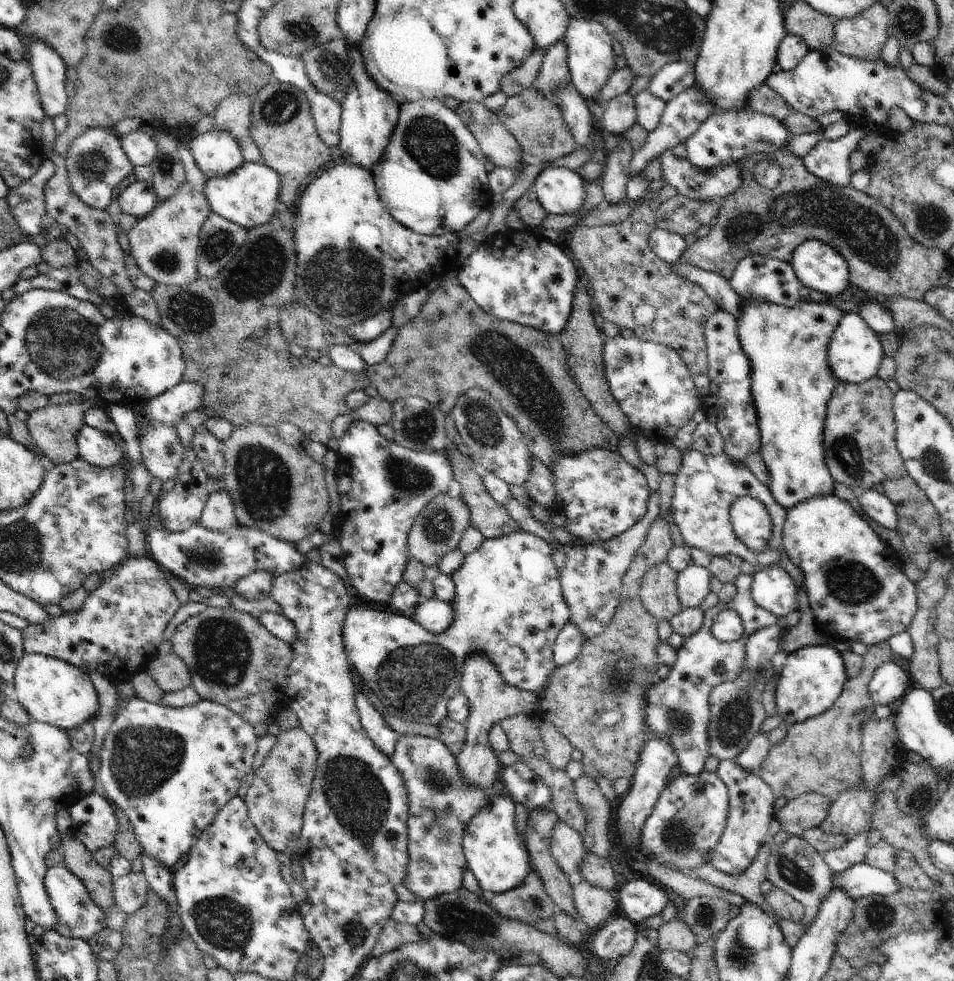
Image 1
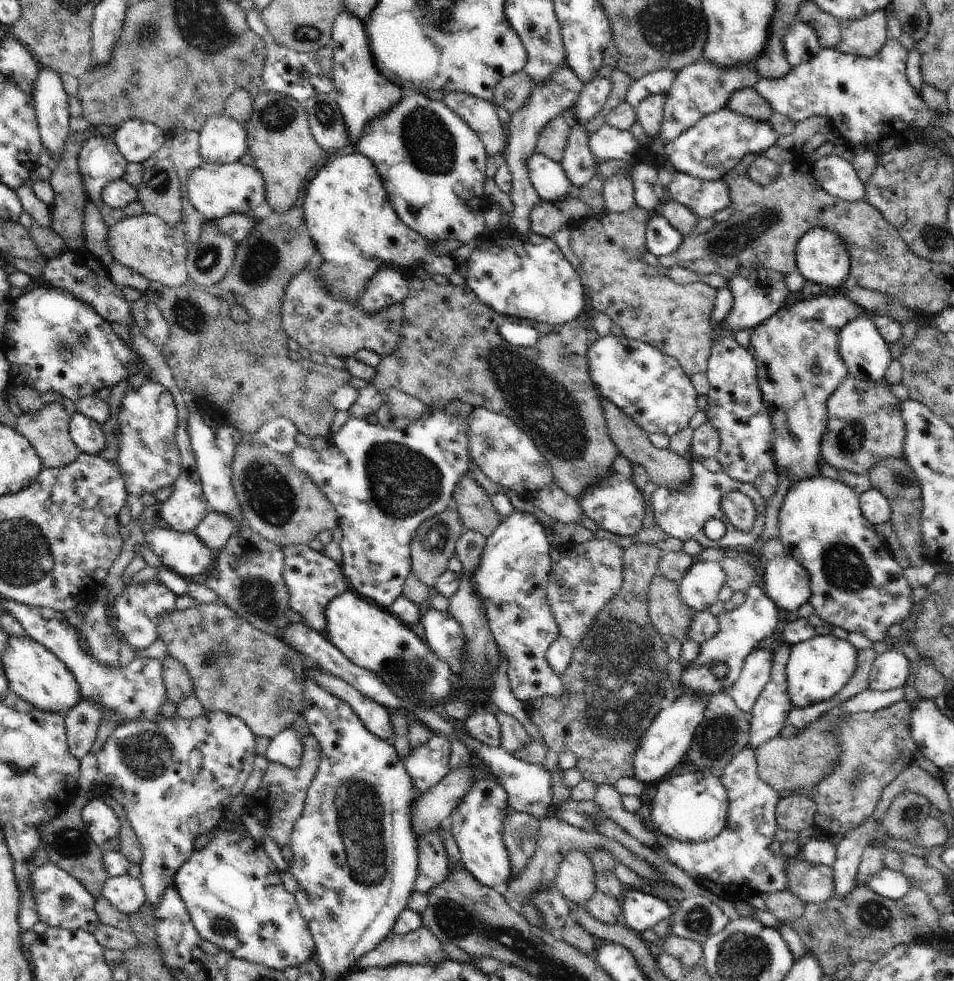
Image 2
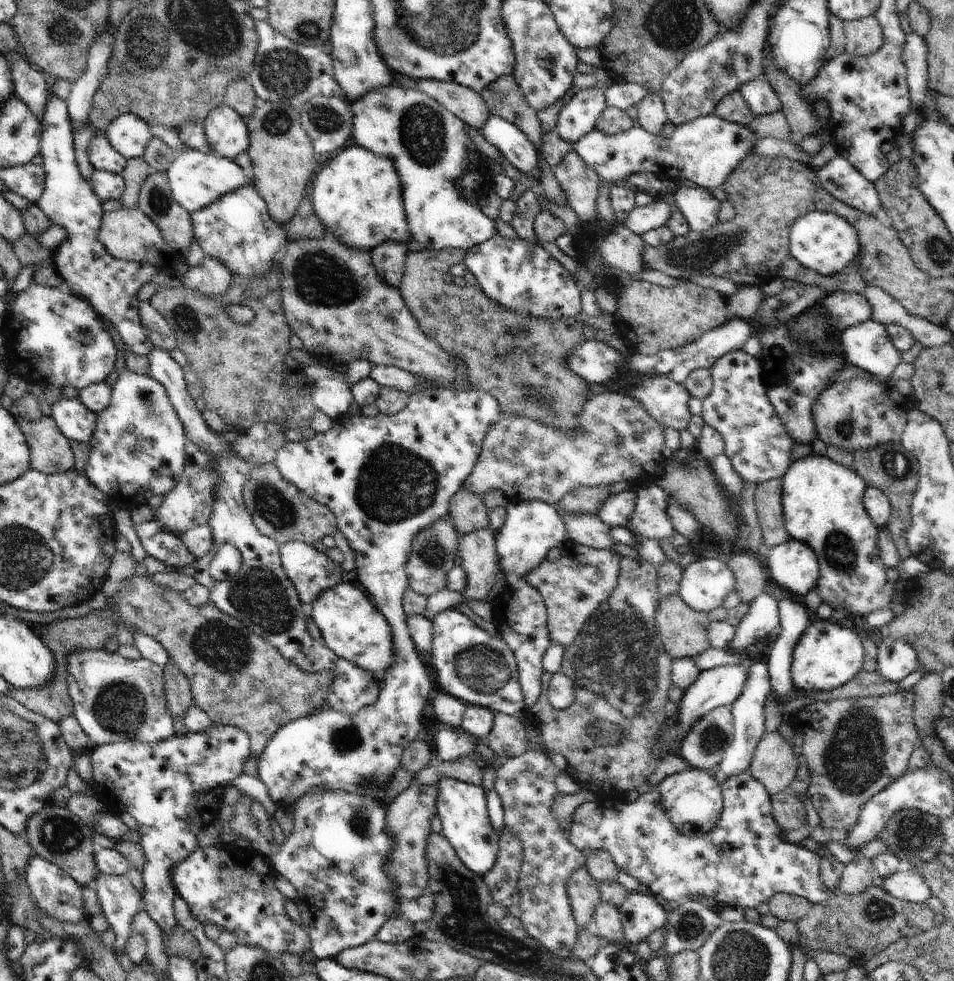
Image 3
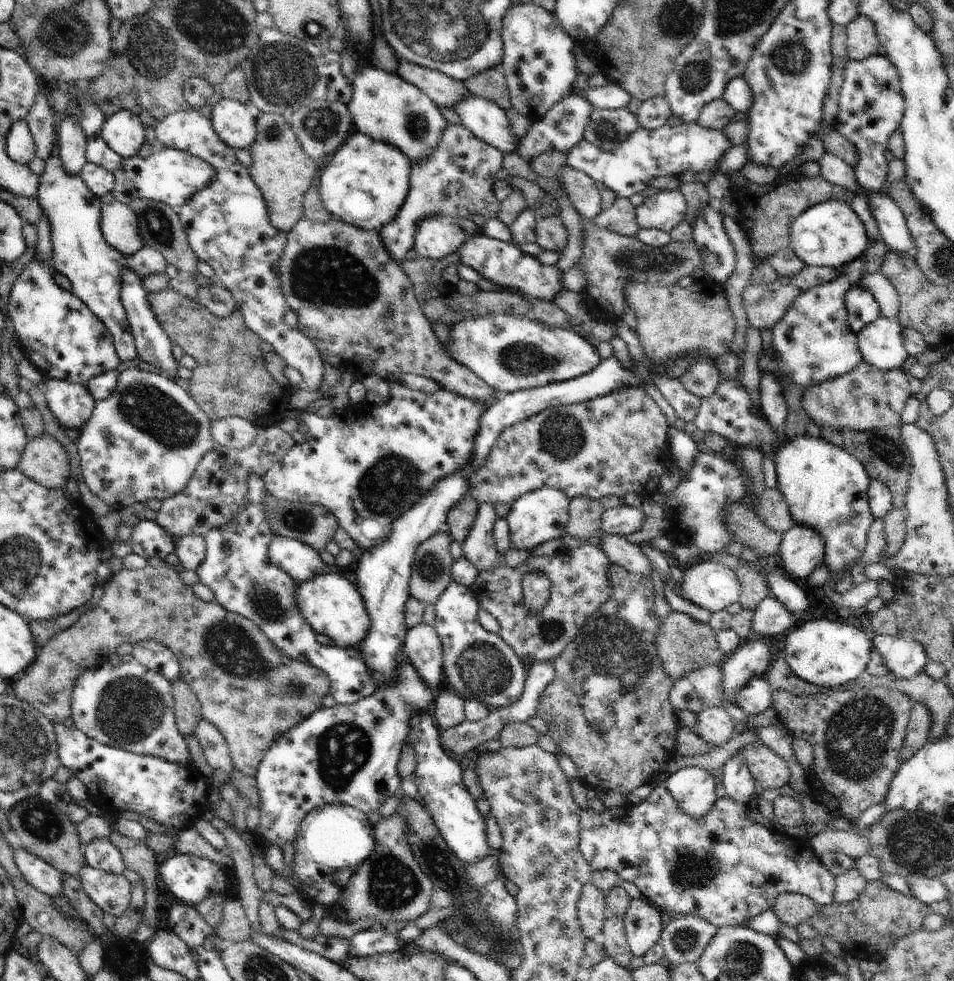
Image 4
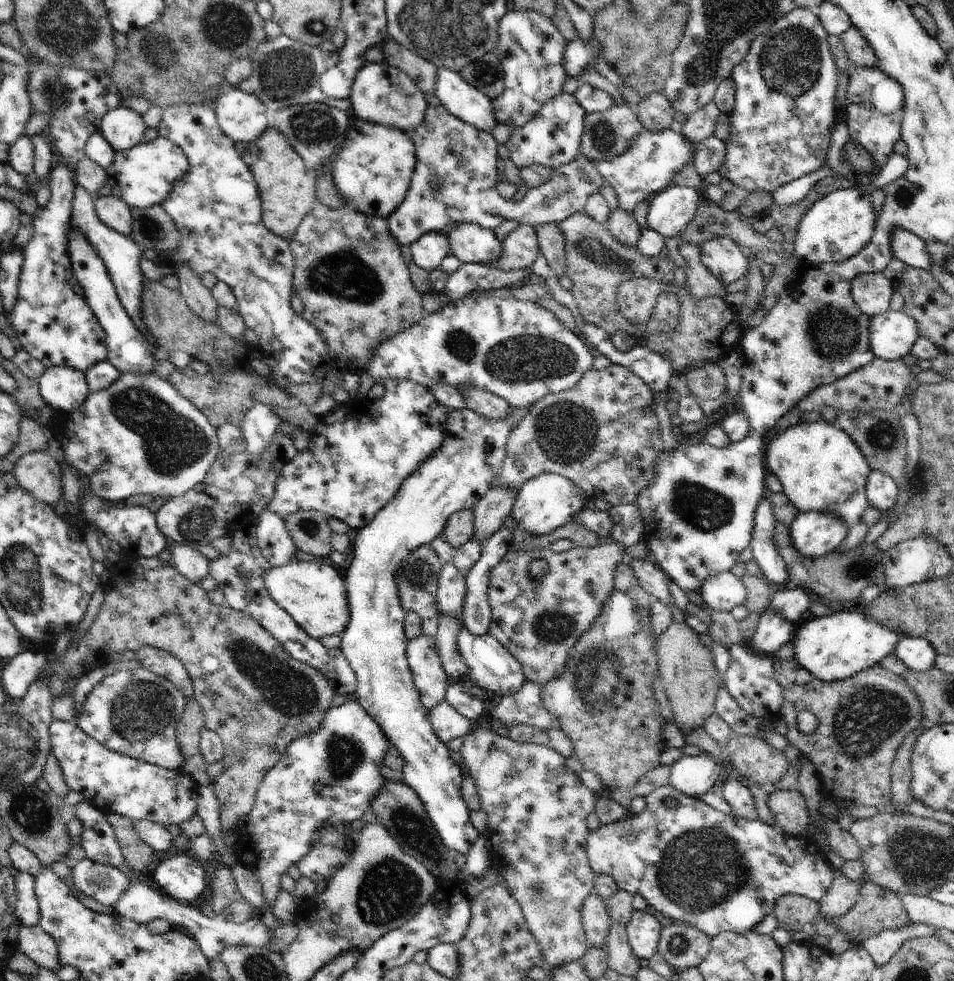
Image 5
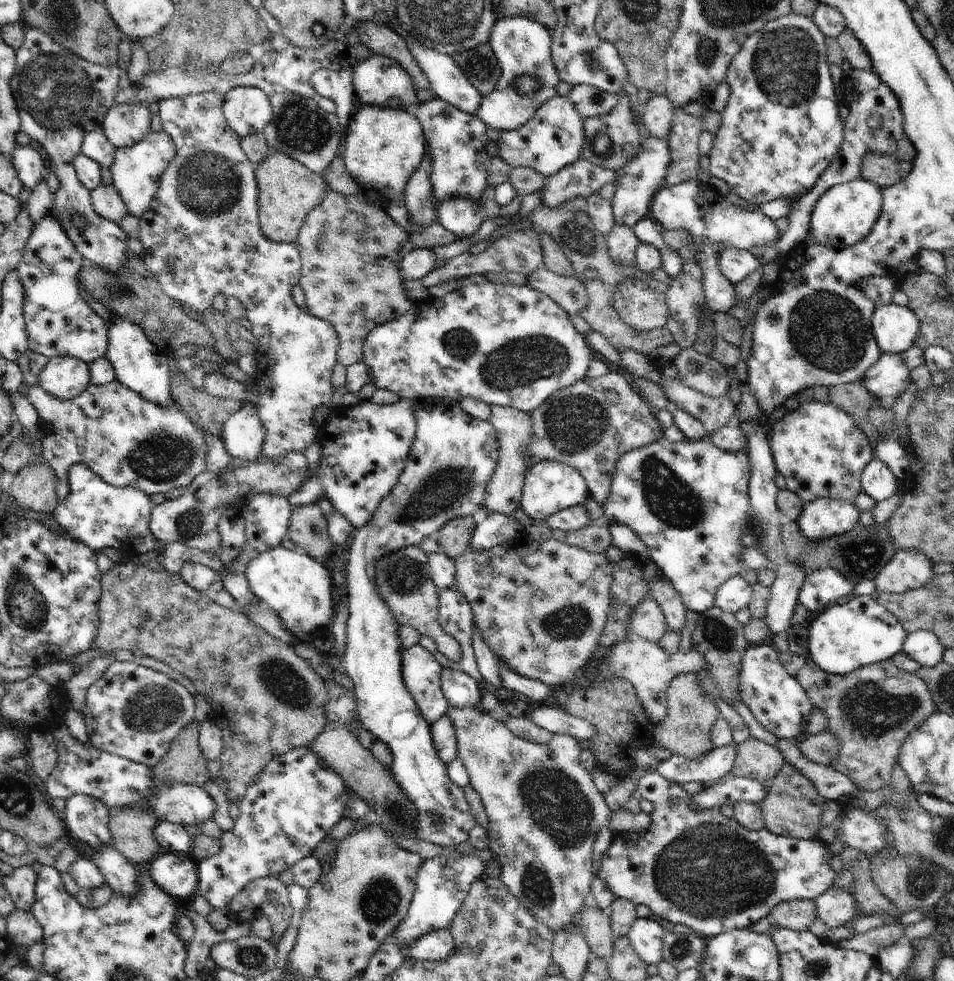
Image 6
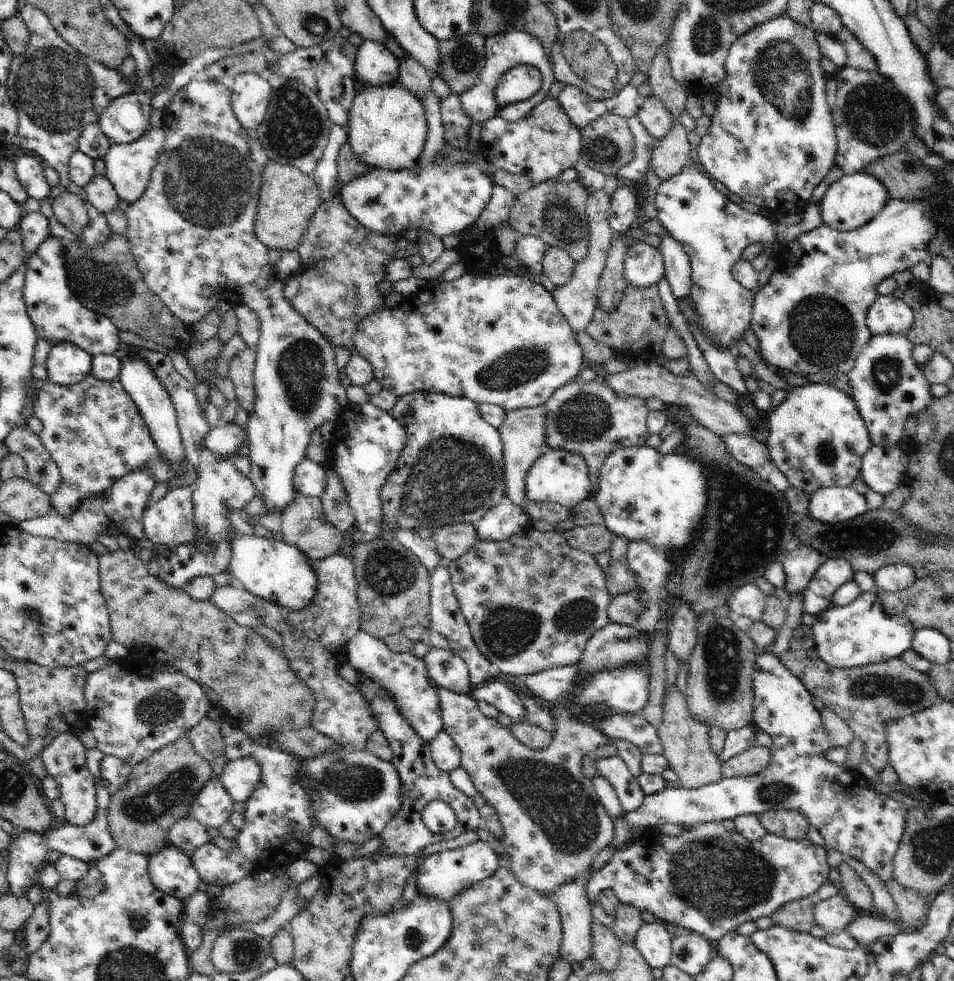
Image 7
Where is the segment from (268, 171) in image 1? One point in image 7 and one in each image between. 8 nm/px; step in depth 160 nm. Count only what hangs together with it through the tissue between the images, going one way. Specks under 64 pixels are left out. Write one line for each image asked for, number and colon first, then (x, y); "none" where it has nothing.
2: (216, 190)
3: (197, 179)
4: (172, 176)
5: (143, 176)
6: (136, 169)
7: (129, 166)

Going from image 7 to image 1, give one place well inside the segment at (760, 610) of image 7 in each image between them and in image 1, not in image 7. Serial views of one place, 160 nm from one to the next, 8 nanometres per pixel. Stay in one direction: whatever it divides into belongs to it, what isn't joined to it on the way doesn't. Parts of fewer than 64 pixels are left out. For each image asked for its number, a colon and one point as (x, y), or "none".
1: (693, 583)
2: (699, 587)
3: (705, 583)
4: (712, 585)
5: (724, 591)
6: (734, 594)

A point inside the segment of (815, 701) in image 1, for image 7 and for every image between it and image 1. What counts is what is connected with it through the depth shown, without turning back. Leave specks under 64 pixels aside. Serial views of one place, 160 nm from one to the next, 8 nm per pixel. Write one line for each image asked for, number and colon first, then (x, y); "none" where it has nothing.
2: (817, 669)
3: (827, 655)
4: (827, 653)
5: (833, 648)
6: (860, 632)
7: (862, 633)

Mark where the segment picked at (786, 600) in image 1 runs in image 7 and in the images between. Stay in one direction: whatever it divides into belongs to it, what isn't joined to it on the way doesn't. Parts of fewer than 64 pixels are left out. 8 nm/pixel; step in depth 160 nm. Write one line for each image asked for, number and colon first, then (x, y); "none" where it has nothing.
2: (786, 581)
3: (793, 565)
4: (801, 551)
5: (814, 534)
6: (825, 518)
7: (834, 504)

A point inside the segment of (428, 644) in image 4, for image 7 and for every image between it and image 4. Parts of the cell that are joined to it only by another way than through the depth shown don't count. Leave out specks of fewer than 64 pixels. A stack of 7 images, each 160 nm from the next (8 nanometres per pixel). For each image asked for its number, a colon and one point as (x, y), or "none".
5: (429, 676)
6: (421, 673)
7: (403, 677)

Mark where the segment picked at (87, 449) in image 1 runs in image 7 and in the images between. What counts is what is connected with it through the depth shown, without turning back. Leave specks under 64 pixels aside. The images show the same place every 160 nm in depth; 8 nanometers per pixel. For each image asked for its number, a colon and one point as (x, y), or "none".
2: (88, 435)
3: (75, 421)
4: (72, 404)
5: (64, 389)
6: (65, 378)
7: (67, 364)

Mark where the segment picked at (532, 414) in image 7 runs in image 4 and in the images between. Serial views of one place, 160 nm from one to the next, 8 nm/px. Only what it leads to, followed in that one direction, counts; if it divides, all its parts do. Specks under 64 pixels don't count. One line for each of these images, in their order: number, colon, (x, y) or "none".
4: (352, 300)
5: (490, 512)
6: (503, 493)

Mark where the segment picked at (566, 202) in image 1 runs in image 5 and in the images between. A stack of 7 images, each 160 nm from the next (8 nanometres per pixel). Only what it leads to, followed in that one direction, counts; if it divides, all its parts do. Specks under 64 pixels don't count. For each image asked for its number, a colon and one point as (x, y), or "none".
2: (549, 179)
3: (514, 145)
4: (486, 120)
5: (459, 98)

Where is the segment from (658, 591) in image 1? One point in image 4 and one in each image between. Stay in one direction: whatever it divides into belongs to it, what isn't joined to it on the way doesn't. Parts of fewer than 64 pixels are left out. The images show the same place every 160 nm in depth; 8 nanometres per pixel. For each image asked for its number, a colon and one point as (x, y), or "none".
2: (667, 611)
3: (683, 630)
4: (684, 644)

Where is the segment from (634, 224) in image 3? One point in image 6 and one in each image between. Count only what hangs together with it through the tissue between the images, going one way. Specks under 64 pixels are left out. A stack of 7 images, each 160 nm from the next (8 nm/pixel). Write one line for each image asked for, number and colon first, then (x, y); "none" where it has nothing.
4: (663, 210)
5: (670, 210)
6: (716, 224)

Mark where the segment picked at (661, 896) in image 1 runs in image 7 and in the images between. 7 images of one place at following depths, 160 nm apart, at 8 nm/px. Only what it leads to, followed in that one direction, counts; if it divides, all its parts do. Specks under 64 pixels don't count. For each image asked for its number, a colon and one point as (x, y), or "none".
2: (641, 910)
3: (641, 913)
4: (643, 926)
5: (643, 929)
6: (646, 934)
7: (654, 942)

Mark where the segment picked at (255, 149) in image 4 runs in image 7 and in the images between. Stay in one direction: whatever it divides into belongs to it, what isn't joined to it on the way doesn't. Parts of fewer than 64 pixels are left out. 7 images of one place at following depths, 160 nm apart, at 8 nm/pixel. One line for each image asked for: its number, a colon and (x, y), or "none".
5: (286, 184)
6: (288, 191)
7: (288, 199)

